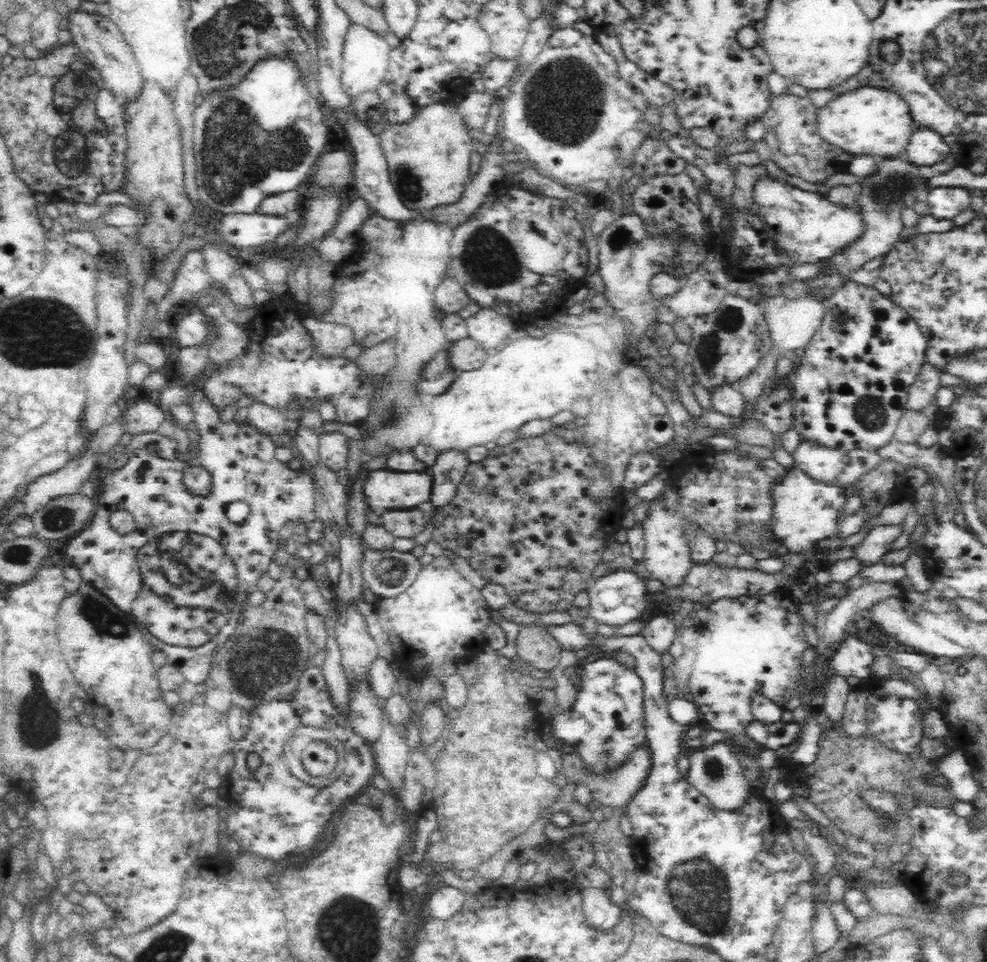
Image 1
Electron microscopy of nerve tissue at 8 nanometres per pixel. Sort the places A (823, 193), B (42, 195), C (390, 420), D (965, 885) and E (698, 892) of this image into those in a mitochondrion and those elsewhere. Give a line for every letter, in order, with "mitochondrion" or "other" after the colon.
A: other
B: other
C: mitochondrion
D: other
E: mitochondrion

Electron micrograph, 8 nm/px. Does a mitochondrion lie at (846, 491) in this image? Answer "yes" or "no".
no

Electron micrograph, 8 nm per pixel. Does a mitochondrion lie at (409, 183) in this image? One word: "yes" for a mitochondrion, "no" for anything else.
yes

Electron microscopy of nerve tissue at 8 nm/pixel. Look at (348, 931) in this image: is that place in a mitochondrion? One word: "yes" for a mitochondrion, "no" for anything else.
yes

